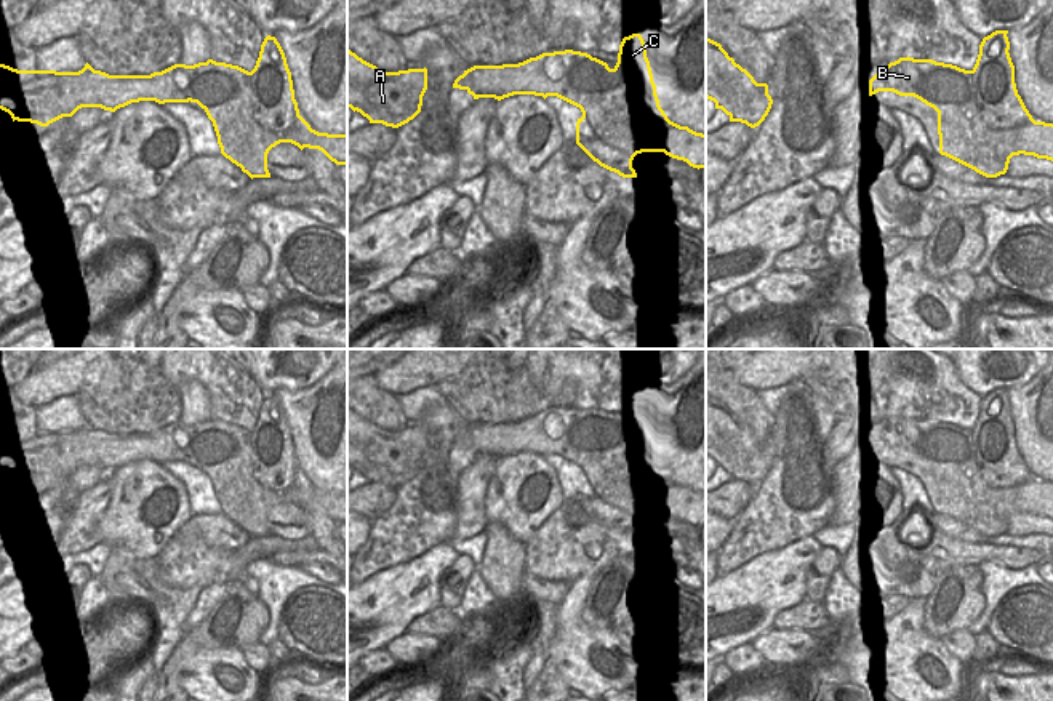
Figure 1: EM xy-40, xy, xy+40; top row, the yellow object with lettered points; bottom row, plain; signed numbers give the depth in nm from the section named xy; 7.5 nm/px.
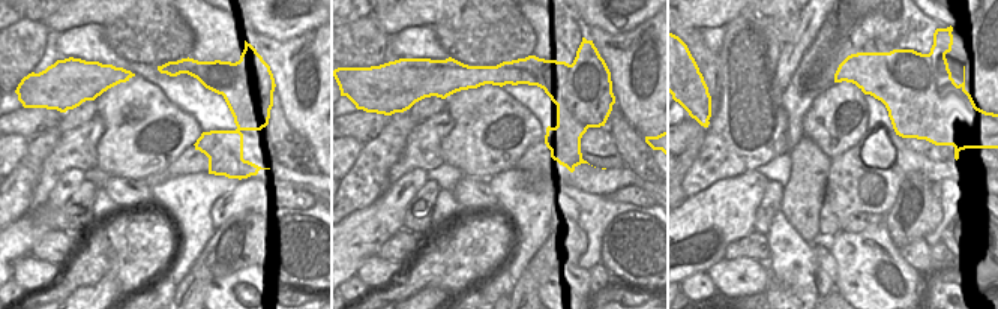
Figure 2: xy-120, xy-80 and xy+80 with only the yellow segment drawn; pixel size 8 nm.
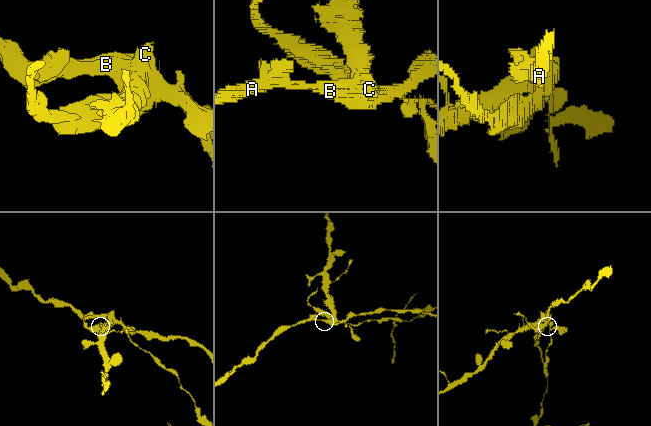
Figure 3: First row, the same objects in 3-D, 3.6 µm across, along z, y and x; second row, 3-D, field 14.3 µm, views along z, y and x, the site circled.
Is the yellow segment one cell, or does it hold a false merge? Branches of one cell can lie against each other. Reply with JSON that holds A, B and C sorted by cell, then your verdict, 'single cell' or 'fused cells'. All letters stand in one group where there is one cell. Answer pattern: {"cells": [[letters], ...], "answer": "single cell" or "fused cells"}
{"cells": [["A", "B"], ["C"]], "answer": "fused cells"}

